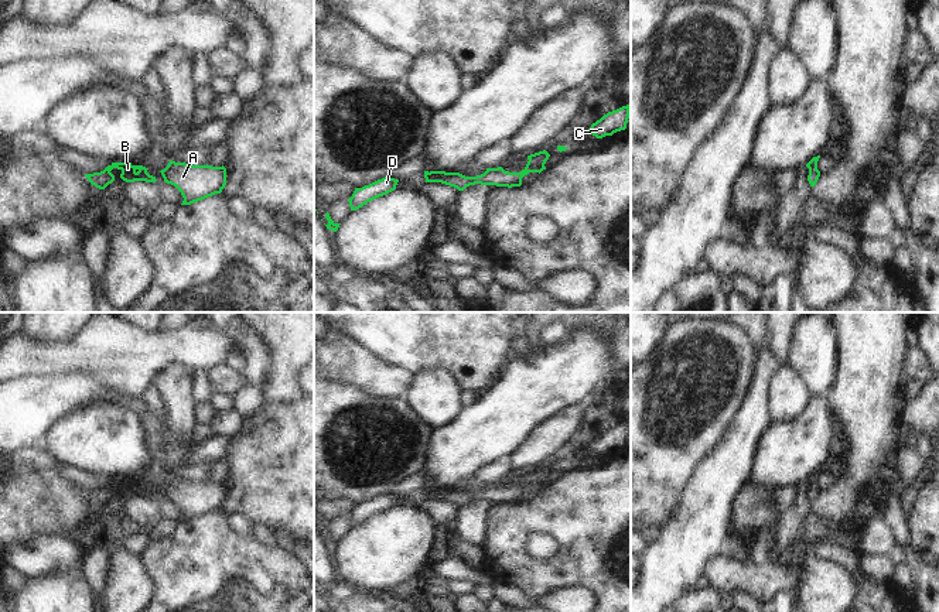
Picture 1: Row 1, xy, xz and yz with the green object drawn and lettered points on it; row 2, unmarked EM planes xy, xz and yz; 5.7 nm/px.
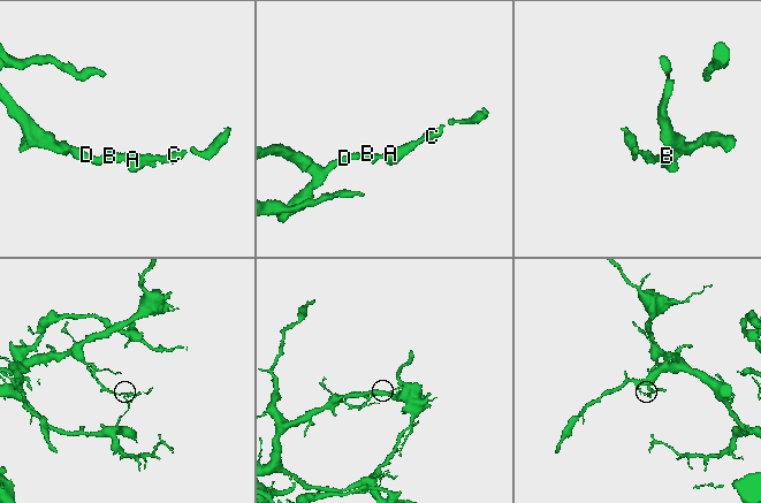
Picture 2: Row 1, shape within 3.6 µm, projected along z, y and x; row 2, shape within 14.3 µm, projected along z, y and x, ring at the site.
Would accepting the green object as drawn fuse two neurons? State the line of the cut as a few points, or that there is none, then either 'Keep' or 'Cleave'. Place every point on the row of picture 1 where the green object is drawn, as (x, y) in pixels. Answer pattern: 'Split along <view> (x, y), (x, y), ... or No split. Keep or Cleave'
No split. Keep.

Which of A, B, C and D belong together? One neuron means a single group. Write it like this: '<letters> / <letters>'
A B C D

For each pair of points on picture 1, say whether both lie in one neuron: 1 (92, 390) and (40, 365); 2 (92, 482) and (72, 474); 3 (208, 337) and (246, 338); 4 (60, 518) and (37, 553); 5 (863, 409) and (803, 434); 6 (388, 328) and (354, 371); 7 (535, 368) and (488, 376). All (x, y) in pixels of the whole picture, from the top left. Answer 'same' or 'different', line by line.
1: different
2: same
3: different
4: different
5: different
6: different
7: different

